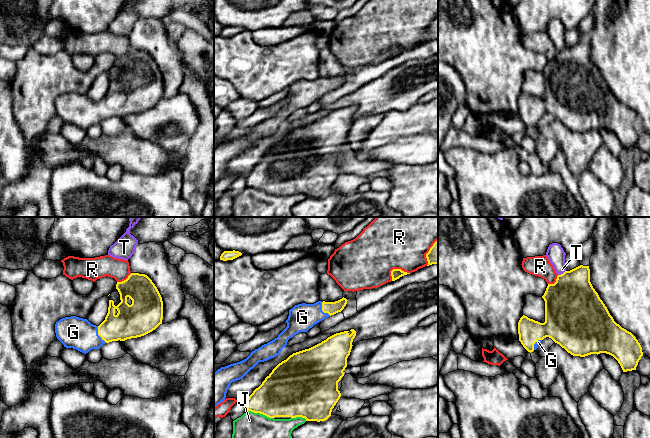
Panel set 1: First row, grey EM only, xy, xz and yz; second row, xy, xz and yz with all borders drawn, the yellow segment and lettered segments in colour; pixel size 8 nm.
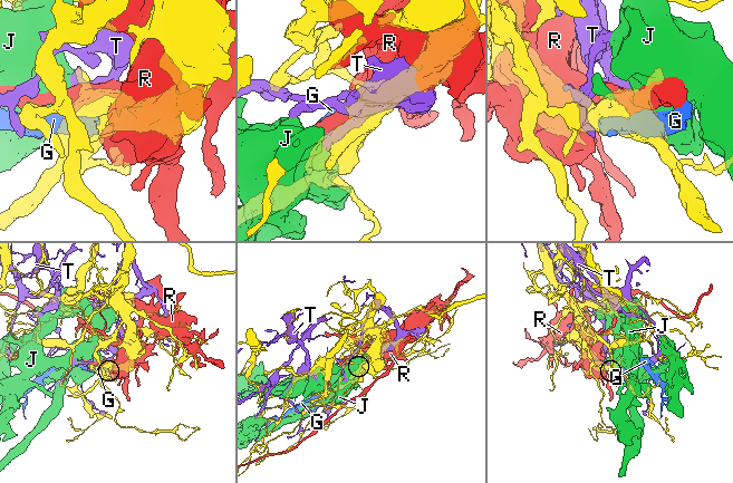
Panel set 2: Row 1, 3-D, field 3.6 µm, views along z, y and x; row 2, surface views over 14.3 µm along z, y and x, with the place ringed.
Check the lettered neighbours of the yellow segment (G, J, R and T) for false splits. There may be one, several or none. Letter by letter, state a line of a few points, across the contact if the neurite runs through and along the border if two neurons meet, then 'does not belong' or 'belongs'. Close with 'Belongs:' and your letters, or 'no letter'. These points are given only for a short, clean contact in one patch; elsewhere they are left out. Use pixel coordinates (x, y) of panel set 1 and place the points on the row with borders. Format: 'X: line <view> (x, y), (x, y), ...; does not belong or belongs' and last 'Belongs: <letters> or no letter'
G: belongs
J: does not belong
R: does not belong
T: does not belong
Belongs: G

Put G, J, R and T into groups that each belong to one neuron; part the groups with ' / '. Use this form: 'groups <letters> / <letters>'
groups G / J / R / T

